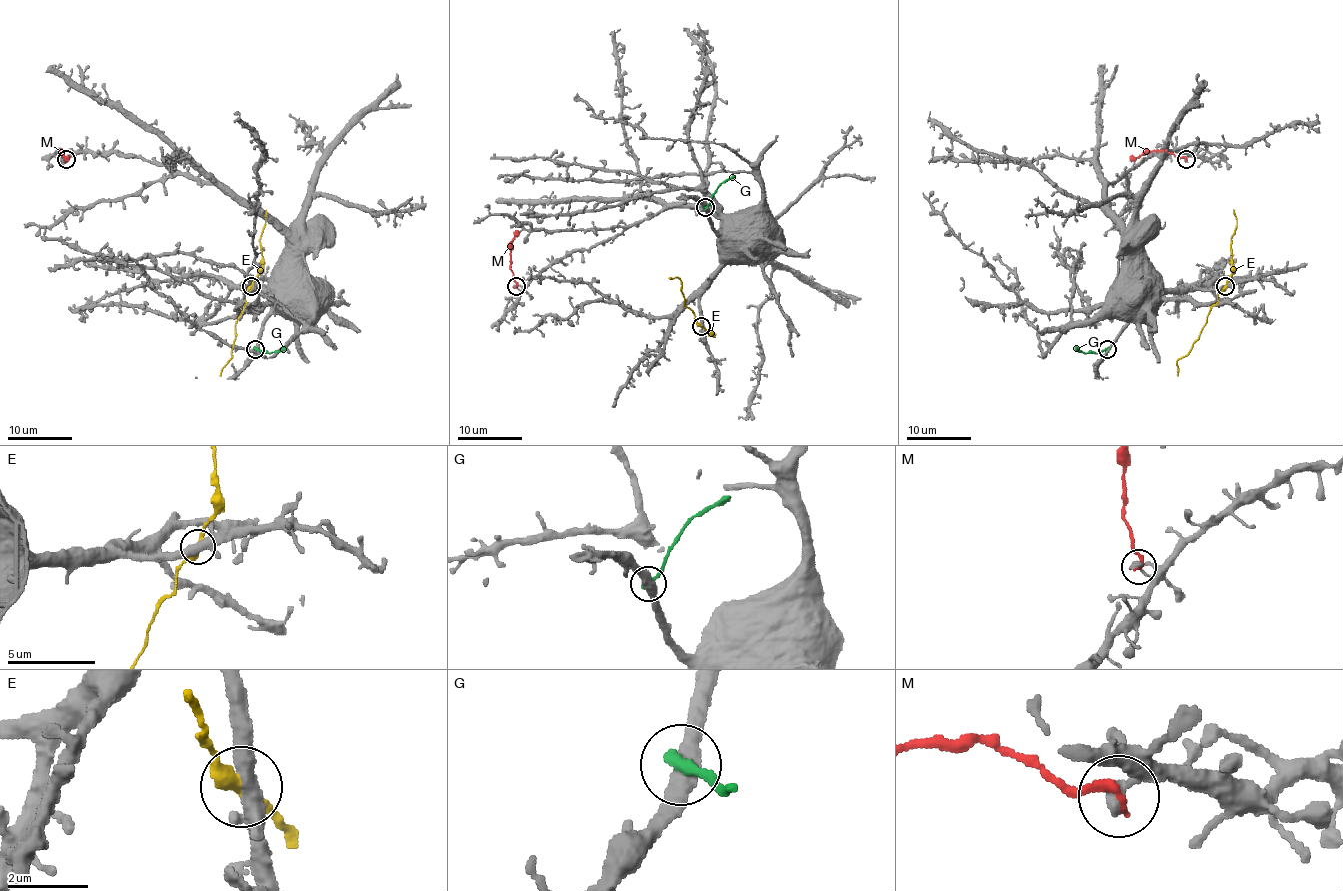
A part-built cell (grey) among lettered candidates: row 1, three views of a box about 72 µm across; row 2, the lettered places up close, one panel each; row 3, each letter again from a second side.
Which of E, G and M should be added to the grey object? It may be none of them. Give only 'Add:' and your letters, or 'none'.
Add: E

